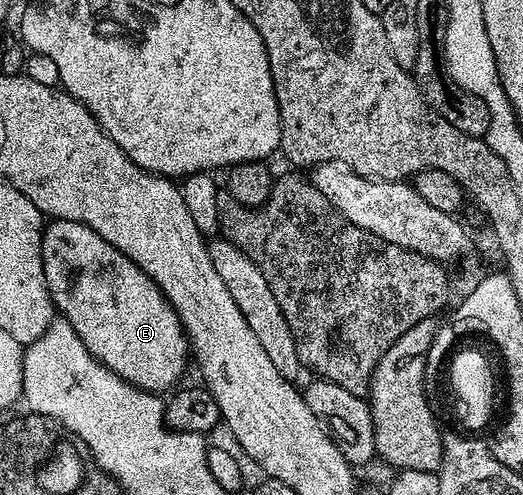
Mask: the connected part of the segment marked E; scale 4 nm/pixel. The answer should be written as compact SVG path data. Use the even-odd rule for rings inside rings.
M53 219L43 227L41 256L55 311L74 326L74 334L82 338L86 350L90 350L98 363L105 364L114 374L144 392L164 394L181 383L180 375L190 364L190 345L184 327L162 290L134 262L130 262L126 254L110 246L106 238L94 234L94 230L82 222Z

